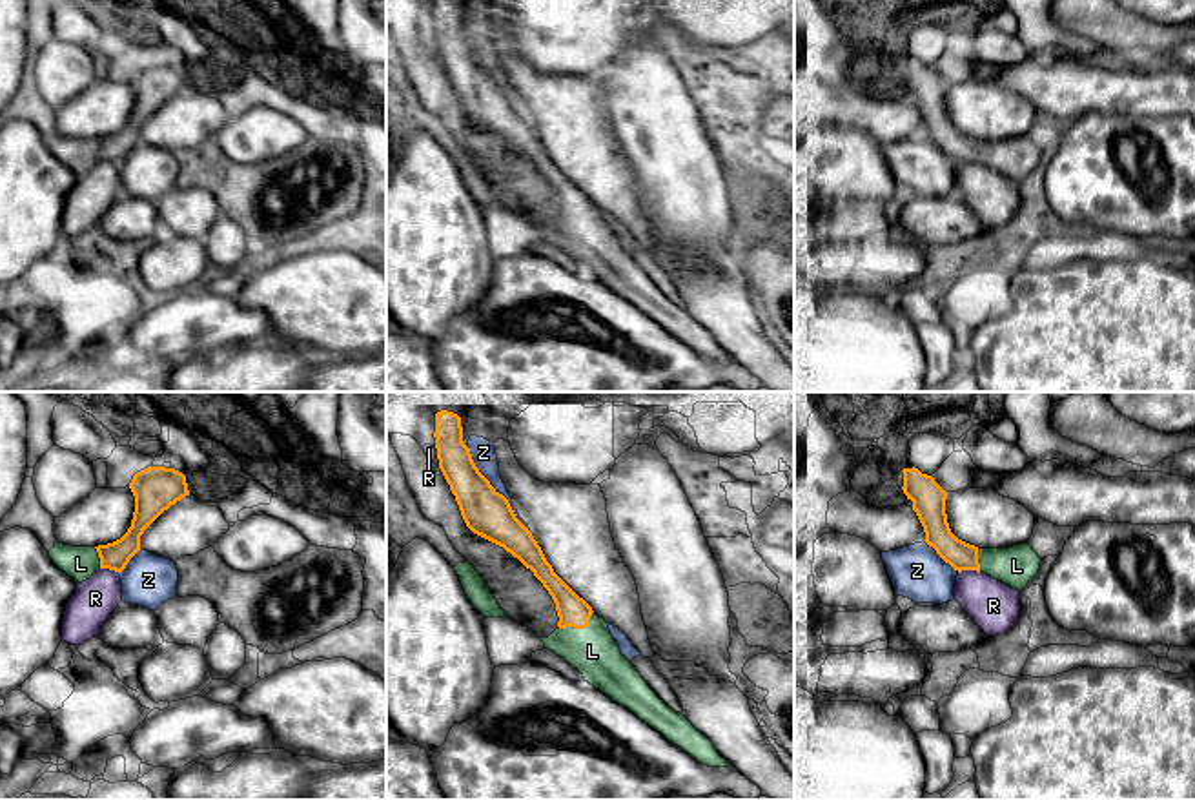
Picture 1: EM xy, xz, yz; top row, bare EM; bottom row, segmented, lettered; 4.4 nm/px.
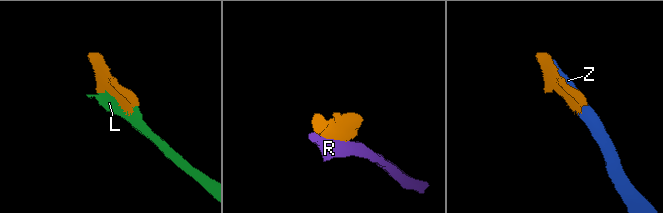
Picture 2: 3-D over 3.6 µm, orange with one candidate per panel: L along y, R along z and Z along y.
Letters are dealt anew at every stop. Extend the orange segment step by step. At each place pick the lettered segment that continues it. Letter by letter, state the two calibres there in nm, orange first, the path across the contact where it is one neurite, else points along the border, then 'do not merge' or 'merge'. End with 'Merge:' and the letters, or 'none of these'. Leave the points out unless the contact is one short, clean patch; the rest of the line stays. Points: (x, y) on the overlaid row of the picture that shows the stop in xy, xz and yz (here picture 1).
L: 140/220 nm | merge
R: 130/220 nm | do not merge
Z: 200/110 nm | do not merge
Merge: L

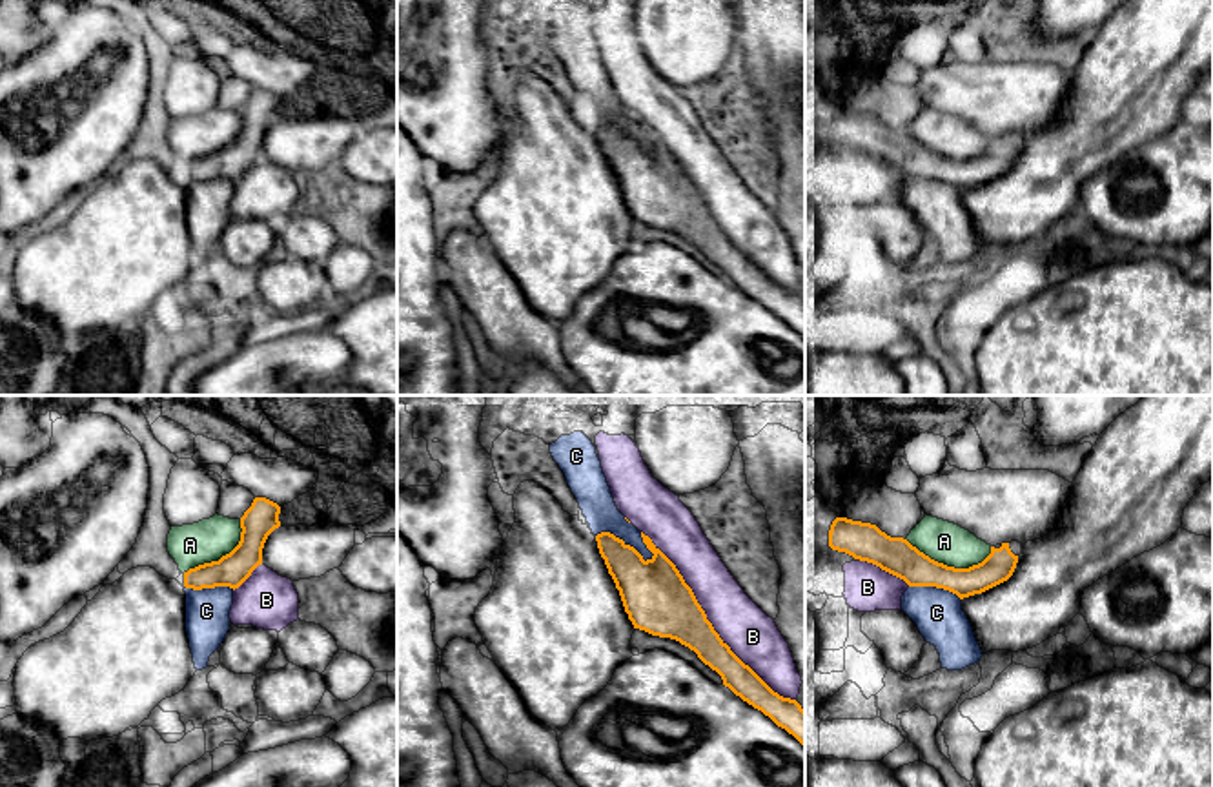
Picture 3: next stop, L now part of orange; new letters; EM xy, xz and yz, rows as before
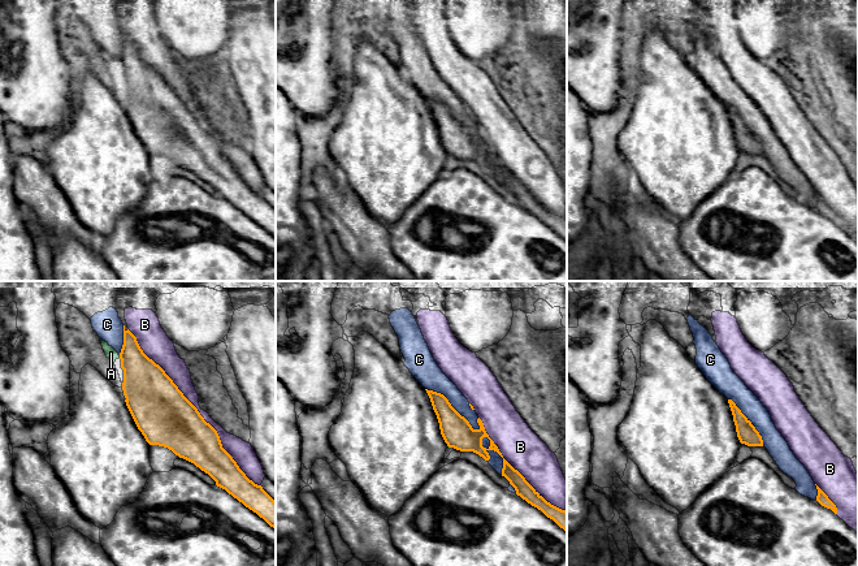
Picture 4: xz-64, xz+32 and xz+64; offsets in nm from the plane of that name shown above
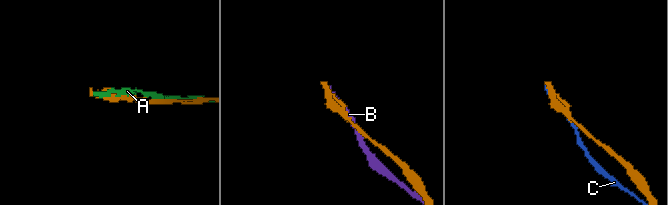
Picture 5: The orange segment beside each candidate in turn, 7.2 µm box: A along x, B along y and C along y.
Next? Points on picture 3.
A: 160/180 nm | do not merge
B: 280/220 nm | do not merge
C: 280/150 nm | do not merge
Merge: none of these

